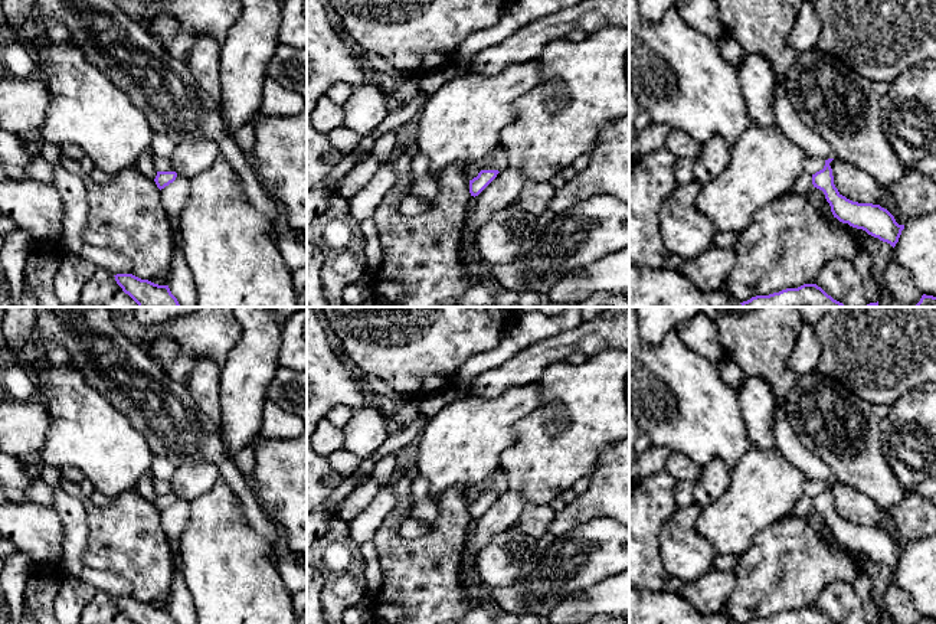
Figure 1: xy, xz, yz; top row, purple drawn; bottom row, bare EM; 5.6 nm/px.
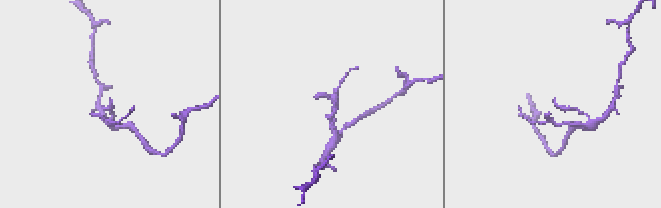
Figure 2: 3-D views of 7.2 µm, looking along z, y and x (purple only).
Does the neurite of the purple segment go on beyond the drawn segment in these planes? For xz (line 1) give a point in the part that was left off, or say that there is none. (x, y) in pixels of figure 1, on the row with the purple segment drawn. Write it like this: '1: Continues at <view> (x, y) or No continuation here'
1: No continuation here

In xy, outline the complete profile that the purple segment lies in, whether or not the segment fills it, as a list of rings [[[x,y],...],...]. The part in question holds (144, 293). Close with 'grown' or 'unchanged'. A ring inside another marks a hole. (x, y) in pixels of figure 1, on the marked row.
[[[117,274],[114,277],[122,291],[128,294],[138,307],[180,307],[168,285],[158,285],[132,274]]]; unchanged

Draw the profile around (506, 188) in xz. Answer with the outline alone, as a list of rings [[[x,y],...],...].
[[[508,166],[501,170],[478,196],[475,196],[475,209],[465,219],[465,223],[475,236],[475,251],[478,251],[477,235],[480,229],[494,213],[517,202],[526,182],[527,177],[524,173]]]

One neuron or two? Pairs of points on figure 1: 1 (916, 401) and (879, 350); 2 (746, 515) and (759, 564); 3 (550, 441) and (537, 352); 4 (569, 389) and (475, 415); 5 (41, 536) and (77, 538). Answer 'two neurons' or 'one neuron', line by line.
1: two neurons
2: two neurons
3: two neurons
4: two neurons
5: two neurons

